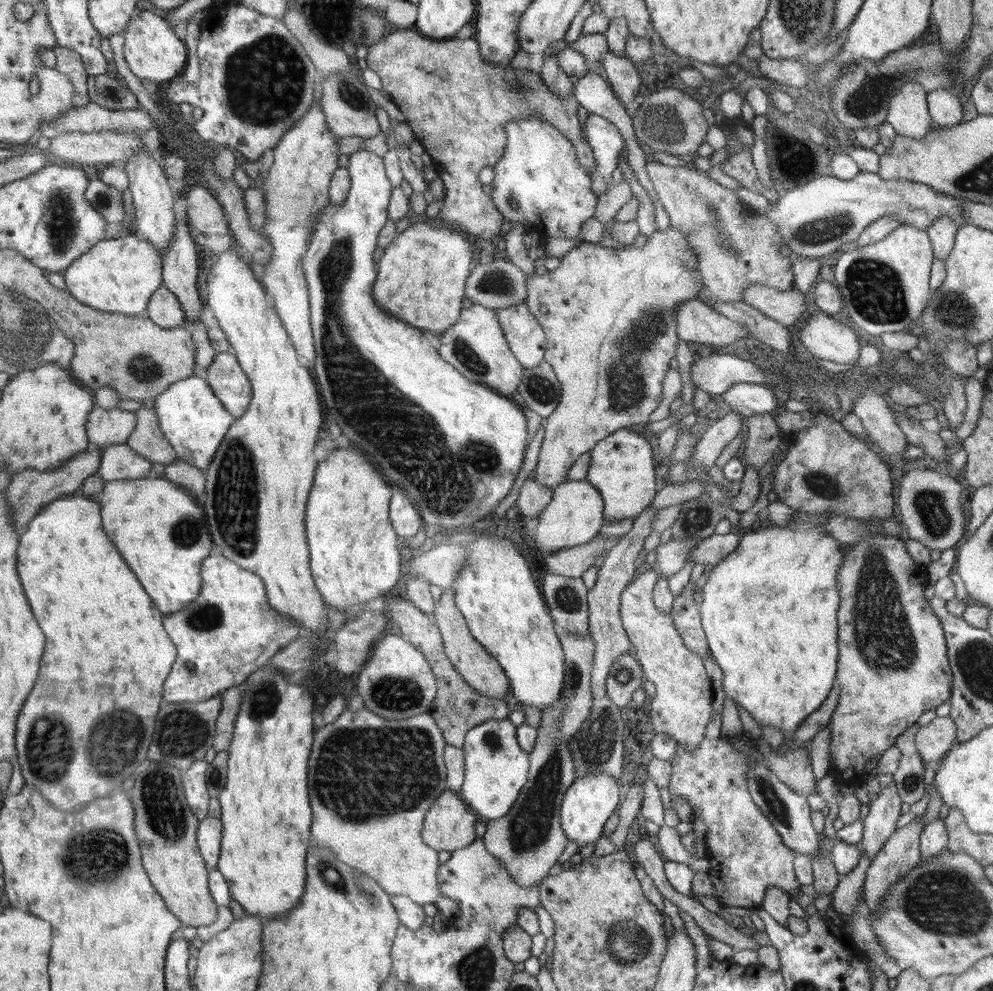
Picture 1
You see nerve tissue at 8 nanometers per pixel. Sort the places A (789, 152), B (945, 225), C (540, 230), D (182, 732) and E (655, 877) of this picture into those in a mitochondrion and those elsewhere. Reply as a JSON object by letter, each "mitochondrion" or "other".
{"A":"mitochondrion","B":"other","C":"other","D":"mitochondrion","E":"other"}

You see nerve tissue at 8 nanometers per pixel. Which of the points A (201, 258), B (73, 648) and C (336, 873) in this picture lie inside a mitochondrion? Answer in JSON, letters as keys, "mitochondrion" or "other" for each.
{"A":"other","B":"other","C":"mitochondrion"}

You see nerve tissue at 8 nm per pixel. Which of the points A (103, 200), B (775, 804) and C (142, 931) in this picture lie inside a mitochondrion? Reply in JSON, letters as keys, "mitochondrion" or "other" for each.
{"A":"mitochondrion","B":"mitochondrion","C":"other"}

